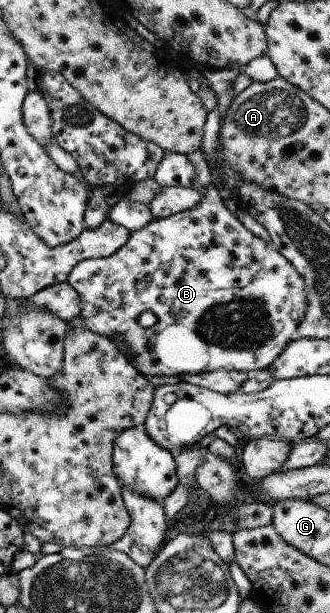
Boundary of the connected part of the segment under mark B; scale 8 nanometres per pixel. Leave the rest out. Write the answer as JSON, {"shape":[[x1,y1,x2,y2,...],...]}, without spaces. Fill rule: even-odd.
{"shape":[[197,149,195,153,188,154,189,161,193,163,197,175,193,177,193,189,196,189,203,195,201,203,193,209,182,211,167,217,165,219,154,219,139,231,132,231,129,241,124,245,120,251,113,253,112,256,101,258,91,258,77,264,71,275,66,281,79,293,81,297,81,313,77,315,77,319,81,321,79,327,103,335,109,341,113,341,128,358,132,361,133,367,141,373,141,375,148,376,177,376,181,375,199,375,200,373,207,373,210,371,217,371,224,369,227,371,248,372,252,374,255,370,262,370,275,359,279,357,281,351,289,345,289,343,297,338,297,327,301,323,301,319,305,317,307,311,307,291,305,291,305,281,301,279,301,275,297,273,297,269,277,251,277,248,271,243,265,243,263,239,255,237,239,220,235,217,229,206,224,202,225,200,219,196,219,190,215,189,213,181,211,181,211,169,209,163,205,159,204,153],[145,311,151,311,156,317,156,322,153,327,144,328,137,323,137,317]]}

